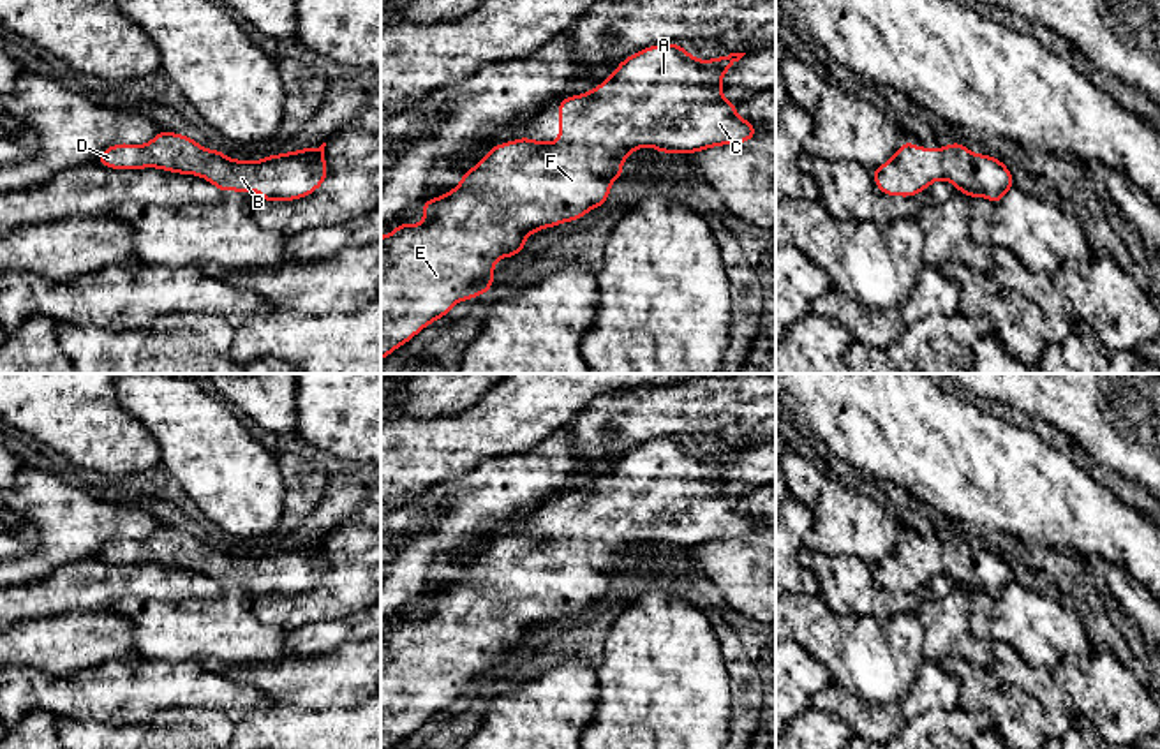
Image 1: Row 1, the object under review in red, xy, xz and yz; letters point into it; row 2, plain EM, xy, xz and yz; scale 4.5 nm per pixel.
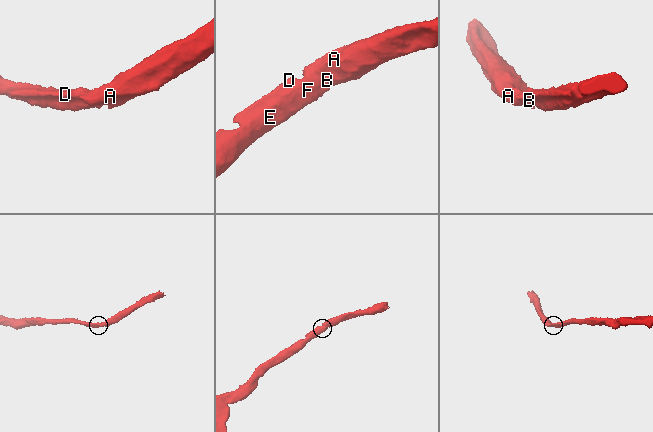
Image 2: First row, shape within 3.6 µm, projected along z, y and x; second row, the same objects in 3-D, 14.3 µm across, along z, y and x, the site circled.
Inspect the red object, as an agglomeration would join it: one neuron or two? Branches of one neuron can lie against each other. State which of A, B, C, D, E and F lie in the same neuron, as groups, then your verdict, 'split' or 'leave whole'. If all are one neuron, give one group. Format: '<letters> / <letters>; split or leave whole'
A B C D E F; leave whole

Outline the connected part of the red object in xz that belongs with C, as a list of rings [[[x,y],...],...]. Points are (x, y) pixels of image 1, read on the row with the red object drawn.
[[[656,44],[645,48],[638,53],[633,53],[626,60],[622,60],[615,72],[606,78],[599,86],[594,90],[575,95],[564,97],[557,100],[559,113],[562,118],[559,120],[559,141],[552,143],[539,143],[531,137],[518,137],[511,143],[499,143],[495,145],[471,171],[462,173],[460,185],[453,190],[448,190],[444,196],[435,199],[423,199],[423,217],[425,220],[418,226],[409,222],[400,224],[395,227],[388,236],[381,236],[381,361],[391,354],[397,347],[409,342],[414,335],[418,335],[425,326],[430,323],[442,319],[448,310],[464,300],[478,298],[488,289],[494,287],[494,263],[501,257],[511,257],[517,254],[525,252],[524,243],[531,233],[539,229],[554,227],[562,222],[580,220],[589,210],[601,208],[608,196],[610,185],[613,180],[624,176],[621,167],[622,160],[631,157],[636,148],[652,146],[659,153],[698,153],[703,148],[721,146],[721,145],[733,145],[733,143],[746,143],[755,139],[756,127],[751,122],[742,120],[735,115],[737,102],[725,100],[721,97],[723,85],[721,78],[726,70],[739,62],[746,53],[730,53],[726,56],[719,56],[714,60],[696,60],[689,51],[682,49],[679,44]]]

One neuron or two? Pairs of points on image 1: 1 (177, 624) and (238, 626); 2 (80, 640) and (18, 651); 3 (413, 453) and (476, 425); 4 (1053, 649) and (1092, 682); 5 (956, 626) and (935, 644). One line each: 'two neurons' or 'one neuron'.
1: one neuron
2: one neuron
3: one neuron
4: two neurons
5: one neuron

